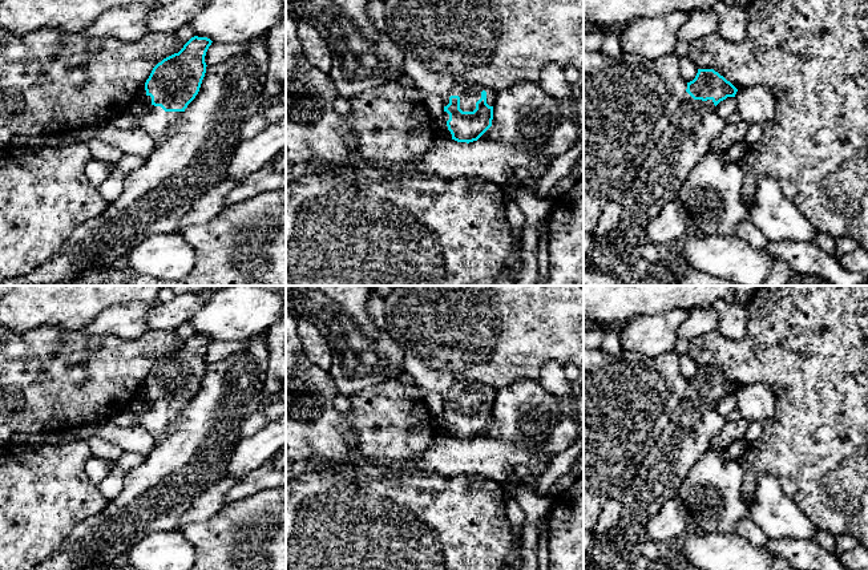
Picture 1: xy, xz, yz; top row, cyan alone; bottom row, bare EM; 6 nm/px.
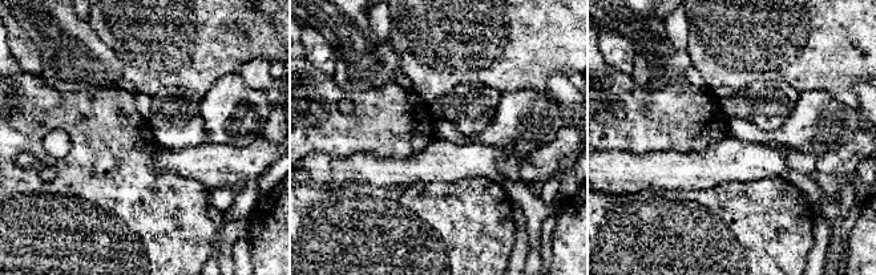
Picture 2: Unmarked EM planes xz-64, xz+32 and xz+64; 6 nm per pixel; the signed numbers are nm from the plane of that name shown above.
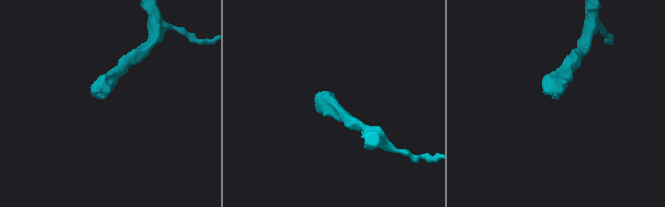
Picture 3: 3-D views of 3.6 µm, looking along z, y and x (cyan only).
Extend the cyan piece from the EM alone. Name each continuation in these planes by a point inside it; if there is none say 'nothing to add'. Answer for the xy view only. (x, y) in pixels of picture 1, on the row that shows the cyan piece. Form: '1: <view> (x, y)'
1: xy (154, 121)

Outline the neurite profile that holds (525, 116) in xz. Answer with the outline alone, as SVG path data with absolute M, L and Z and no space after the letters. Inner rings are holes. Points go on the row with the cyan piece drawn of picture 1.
M518 82L496 93L492 126L479 140L536 150L550 138L561 121L558 100L545 93L540 84Z

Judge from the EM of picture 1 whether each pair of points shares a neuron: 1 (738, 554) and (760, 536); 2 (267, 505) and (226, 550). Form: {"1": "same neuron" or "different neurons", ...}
{"1": "different neurons", "2": "same neuron"}

